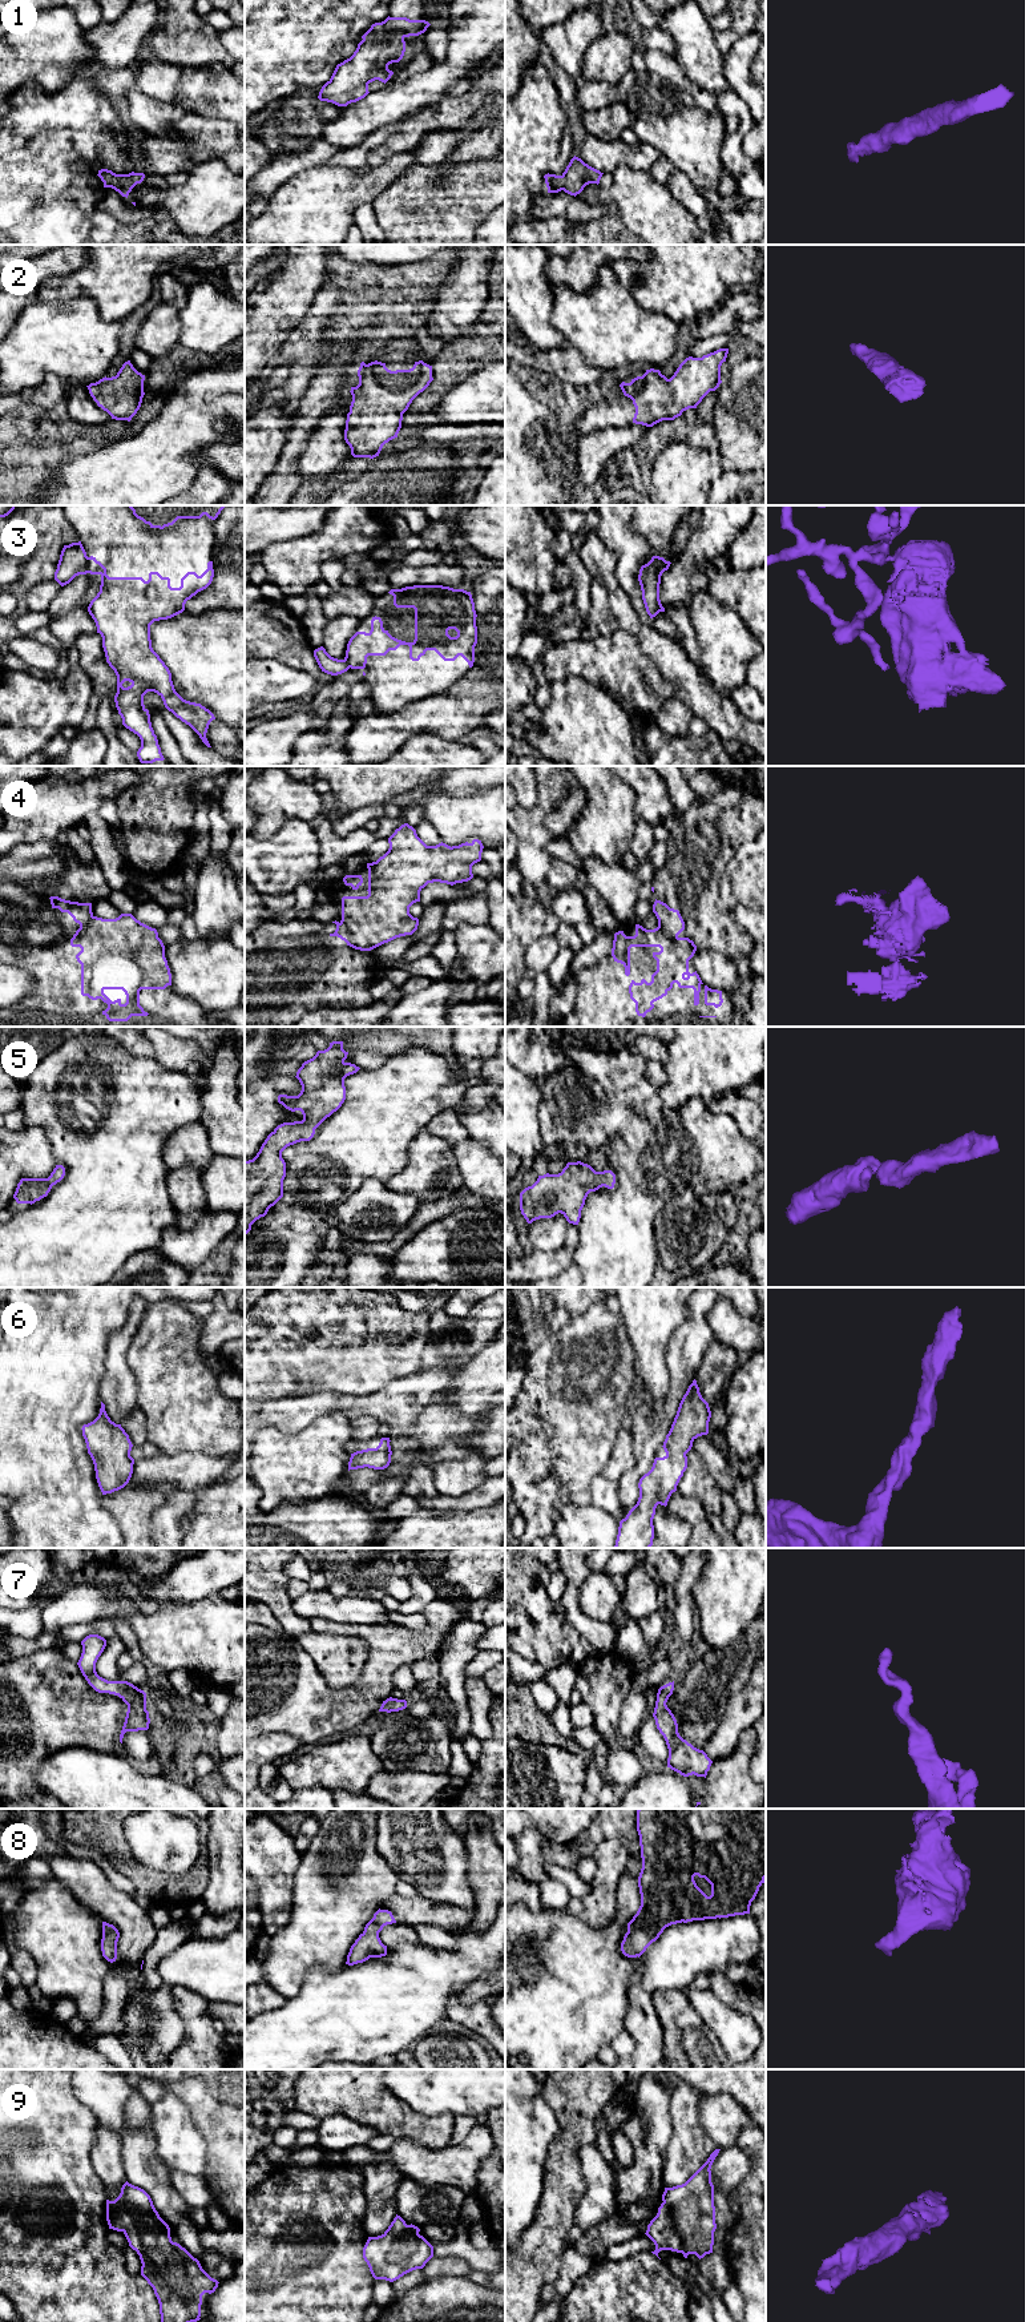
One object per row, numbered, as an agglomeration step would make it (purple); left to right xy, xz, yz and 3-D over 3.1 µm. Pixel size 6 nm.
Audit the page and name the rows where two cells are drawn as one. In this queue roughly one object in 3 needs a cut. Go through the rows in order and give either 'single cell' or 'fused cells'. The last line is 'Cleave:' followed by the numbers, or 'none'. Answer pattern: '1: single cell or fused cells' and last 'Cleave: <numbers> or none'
1: single cell
2: single cell
3: fused cells
4: fused cells
5: single cell
6: single cell
7: single cell
8: single cell
9: single cell
Cleave: 3, 4

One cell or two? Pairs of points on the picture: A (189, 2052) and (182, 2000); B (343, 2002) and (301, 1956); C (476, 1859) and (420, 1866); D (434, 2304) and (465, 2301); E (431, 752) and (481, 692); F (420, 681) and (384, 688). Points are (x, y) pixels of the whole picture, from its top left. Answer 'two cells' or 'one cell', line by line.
A: one cell
B: two cells
C: two cells
D: one cell
E: two cells
F: one cell

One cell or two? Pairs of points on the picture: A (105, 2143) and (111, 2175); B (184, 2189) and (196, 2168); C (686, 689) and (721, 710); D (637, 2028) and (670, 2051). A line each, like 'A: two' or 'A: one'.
A: one
B: two
C: one
D: two

